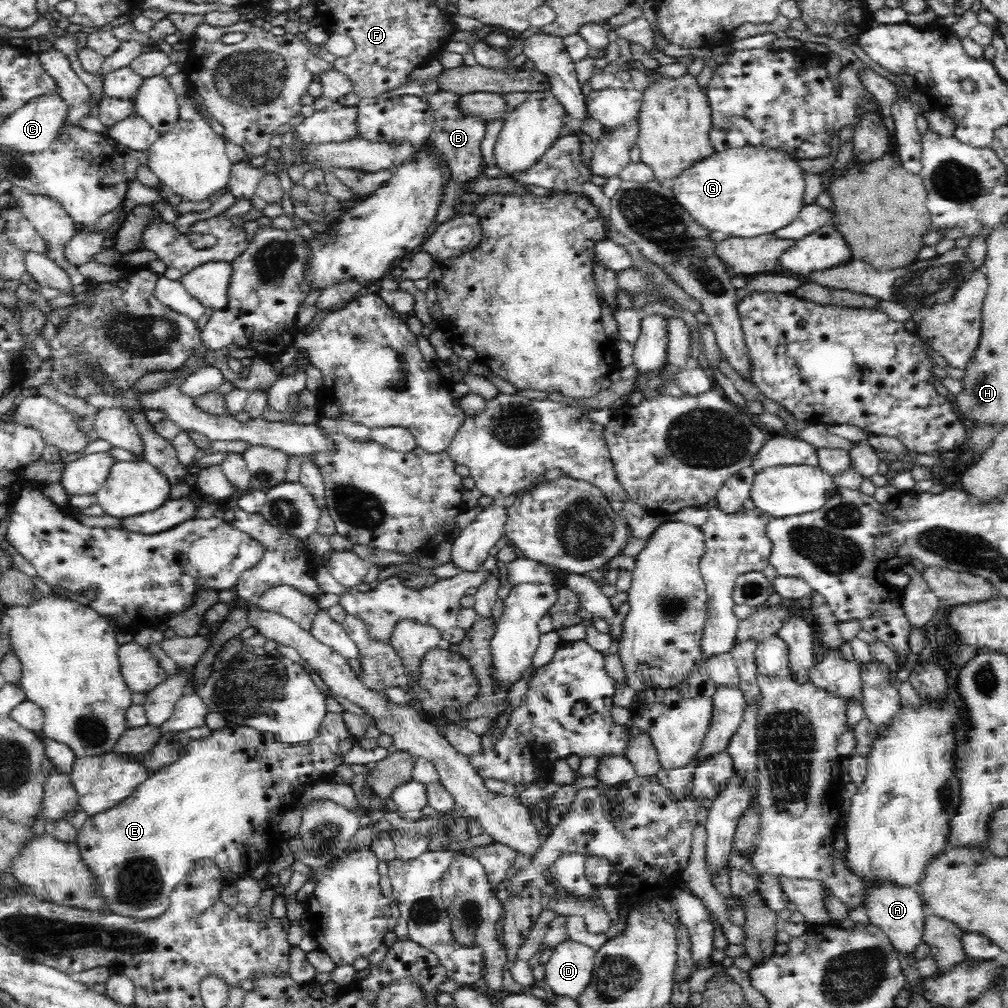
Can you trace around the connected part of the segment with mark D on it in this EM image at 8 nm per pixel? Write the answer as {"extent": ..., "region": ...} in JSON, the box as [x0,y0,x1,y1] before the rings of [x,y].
{"extent":[543,938,596,1000],"region":[[[570,938],[562,940],[553,948],[545,964],[543,984],[557,996],[576,1000],[592,980],[596,951]]]}

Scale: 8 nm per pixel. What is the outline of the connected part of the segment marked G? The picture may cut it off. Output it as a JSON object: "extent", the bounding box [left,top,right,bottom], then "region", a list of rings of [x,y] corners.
{"extent":[672,146,804,238],"region":[[[746,146],[730,148],[722,152],[715,152],[708,158],[701,159],[694,166],[682,170],[672,179],[676,201],[689,213],[694,223],[712,230],[712,232],[726,232],[730,236],[752,238],[761,234],[774,233],[776,230],[788,226],[796,219],[804,205],[804,170],[798,164],[799,159],[788,156],[784,150],[772,150],[764,146]]]}

